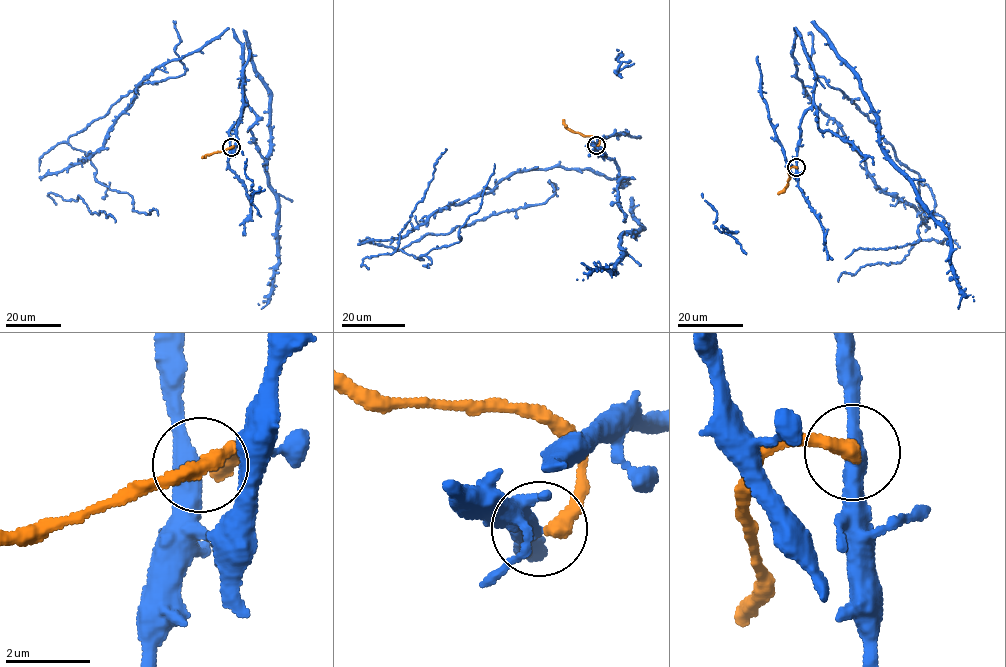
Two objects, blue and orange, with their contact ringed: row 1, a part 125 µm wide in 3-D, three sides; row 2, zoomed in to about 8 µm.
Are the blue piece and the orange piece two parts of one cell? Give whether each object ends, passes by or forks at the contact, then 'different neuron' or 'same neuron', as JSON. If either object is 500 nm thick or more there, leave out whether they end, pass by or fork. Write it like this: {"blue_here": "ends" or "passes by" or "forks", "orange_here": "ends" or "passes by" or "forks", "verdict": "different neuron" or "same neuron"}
{"blue_here": "passes by", "orange_here": "ends", "verdict": "different neuron"}

